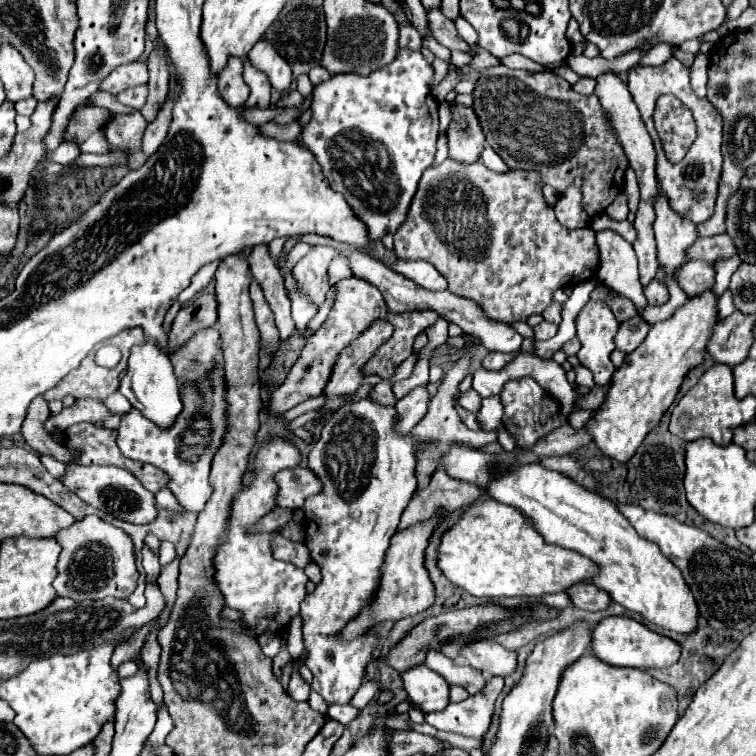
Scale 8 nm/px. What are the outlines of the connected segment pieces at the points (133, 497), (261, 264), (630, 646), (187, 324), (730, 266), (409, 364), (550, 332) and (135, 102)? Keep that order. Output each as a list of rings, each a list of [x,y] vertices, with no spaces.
[[[66,466],[66,476],[62,484],[90,506],[112,514],[118,520],[130,524],[150,524],[158,516],[154,494],[146,490],[136,476],[116,466]]]
[[[258,244],[250,258],[250,272],[254,276],[254,280],[258,280],[266,302],[270,304],[274,318],[276,318],[276,328],[280,330],[280,340],[286,342],[288,338],[294,336],[296,326],[294,320],[290,316],[290,300],[284,294],[284,278],[280,276],[278,268],[274,266],[274,262],[268,256],[268,246],[266,244]]]
[[[610,616],[600,620],[598,626],[592,630],[592,652],[594,656],[598,656],[598,660],[604,660],[606,664],[640,670],[672,666],[680,656],[680,648],[674,640],[648,630],[644,624],[628,616]]]
[[[206,292],[200,294],[194,302],[190,302],[188,306],[182,306],[180,312],[174,318],[172,330],[168,332],[168,350],[172,352],[174,348],[180,348],[190,336],[194,336],[194,332],[214,326],[218,320],[218,302],[216,302],[216,294]]]
[[[734,256],[734,258],[730,258],[730,260],[722,260],[720,264],[714,266],[714,268],[716,268],[716,284],[714,284],[712,292],[714,292],[716,298],[720,298],[720,296],[726,292],[728,282],[730,282],[730,276],[732,276],[734,270],[738,268],[738,264],[740,264],[740,258]]]
[[[418,354],[408,356],[408,360],[404,360],[404,364],[400,364],[400,366],[396,368],[396,372],[394,372],[394,376],[390,378],[390,382],[394,384],[394,382],[398,382],[398,380],[408,378],[408,376],[412,374],[412,370],[414,370],[414,364],[416,364],[416,362],[418,362]]]
[[[540,322],[538,326],[534,326],[534,338],[536,338],[538,342],[542,342],[542,340],[550,340],[552,336],[556,336],[556,330],[558,330],[556,324]]]
[[[142,86],[142,88],[128,88],[124,92],[120,92],[116,96],[116,100],[120,104],[126,104],[126,106],[144,106],[146,102],[146,94],[148,94],[148,86]]]

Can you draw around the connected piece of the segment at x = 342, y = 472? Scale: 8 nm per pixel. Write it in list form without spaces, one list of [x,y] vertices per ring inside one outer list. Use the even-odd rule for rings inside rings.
[[[368,398],[356,404],[344,404],[334,412],[334,416],[330,416],[324,422],[322,434],[316,440],[312,452],[308,454],[308,466],[322,480],[324,490],[318,496],[310,496],[310,500],[304,502],[306,546],[310,548],[314,562],[320,566],[324,578],[316,586],[316,590],[302,600],[300,616],[306,666],[314,674],[314,682],[310,684],[310,688],[312,692],[318,692],[328,704],[350,704],[360,684],[366,682],[366,668],[376,660],[374,658],[374,650],[378,648],[376,634],[364,632],[352,642],[346,642],[342,638],[342,630],[348,626],[348,622],[356,620],[360,612],[376,596],[386,552],[390,548],[390,538],[396,532],[400,516],[416,490],[414,444],[410,436],[398,436],[392,430],[394,416],[396,416],[394,408],[384,408],[380,404],[370,402]]]

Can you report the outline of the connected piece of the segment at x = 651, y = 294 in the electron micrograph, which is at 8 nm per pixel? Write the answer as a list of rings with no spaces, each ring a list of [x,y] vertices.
[[[654,278],[646,288],[644,288],[644,294],[648,298],[648,304],[656,306],[656,304],[666,304],[668,300],[668,288],[658,280]]]

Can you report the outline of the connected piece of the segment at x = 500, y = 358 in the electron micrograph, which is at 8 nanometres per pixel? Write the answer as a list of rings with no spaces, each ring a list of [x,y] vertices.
[[[490,352],[490,354],[484,358],[484,368],[486,368],[486,370],[500,370],[500,368],[504,368],[512,358],[514,358],[514,354],[494,354],[494,352]]]

